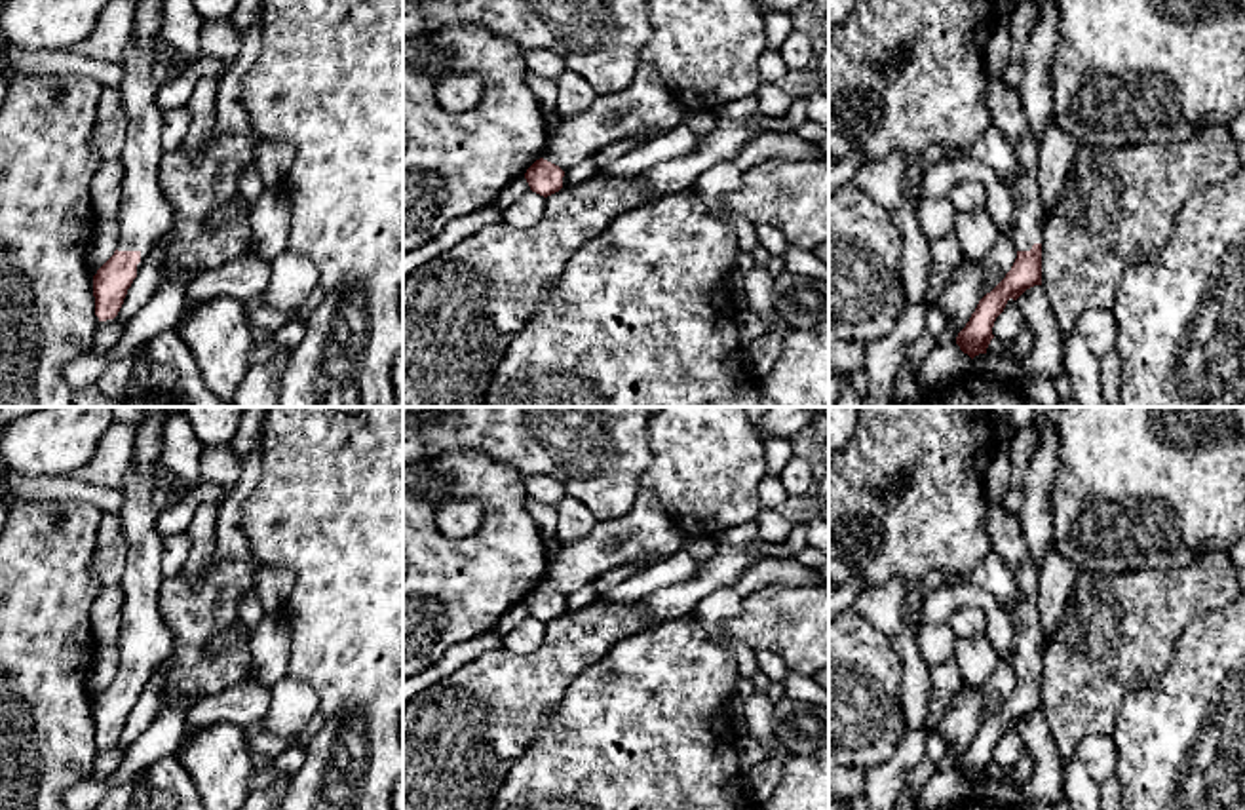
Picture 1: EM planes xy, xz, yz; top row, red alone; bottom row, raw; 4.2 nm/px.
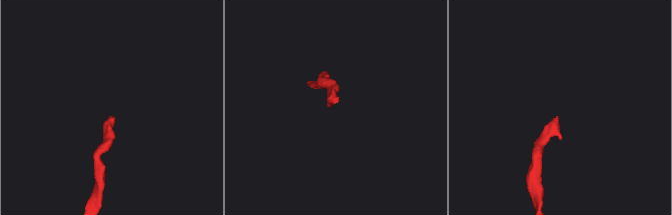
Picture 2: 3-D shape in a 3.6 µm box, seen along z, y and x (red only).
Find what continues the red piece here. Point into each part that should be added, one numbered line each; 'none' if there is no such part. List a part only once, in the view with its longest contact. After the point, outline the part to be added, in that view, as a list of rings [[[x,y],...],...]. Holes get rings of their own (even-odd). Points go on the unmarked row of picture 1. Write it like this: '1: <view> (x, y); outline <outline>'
1: xy (143, 641); outline [[[141,407],[143,420],[135,430],[133,470],[122,491],[124,506],[118,513],[127,567],[120,582],[125,603],[116,648],[120,652],[118,677],[139,677],[141,686],[150,681],[160,662],[175,646],[171,631],[158,608],[163,584],[162,536],[156,519],[162,510],[154,504],[154,466],[162,451],[162,434],[167,420],[165,407]]]

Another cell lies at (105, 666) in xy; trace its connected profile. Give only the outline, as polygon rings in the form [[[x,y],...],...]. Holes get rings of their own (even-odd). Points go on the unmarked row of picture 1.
[[[99,646],[87,675],[87,694],[95,702],[97,696],[114,681],[120,667],[120,652],[116,646]]]

